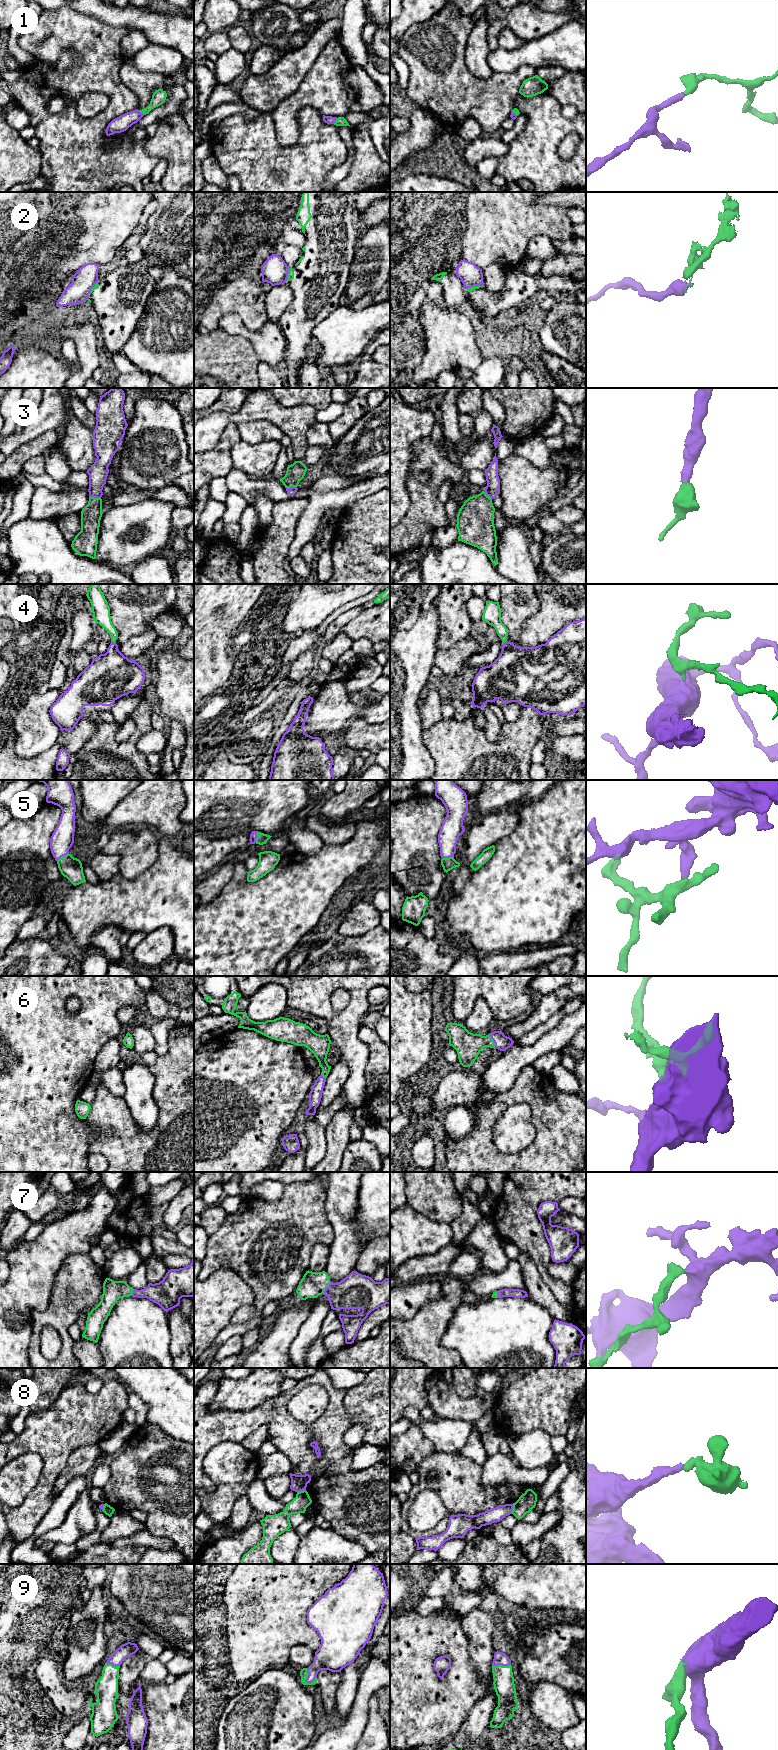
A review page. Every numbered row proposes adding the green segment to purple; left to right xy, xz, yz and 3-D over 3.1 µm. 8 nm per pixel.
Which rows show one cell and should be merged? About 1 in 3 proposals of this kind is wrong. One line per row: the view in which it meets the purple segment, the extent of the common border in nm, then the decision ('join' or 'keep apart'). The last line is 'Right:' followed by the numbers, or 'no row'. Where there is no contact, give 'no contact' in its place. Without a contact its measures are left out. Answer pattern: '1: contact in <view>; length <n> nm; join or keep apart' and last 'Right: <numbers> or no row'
1: contact in xy; length 60 nm; join
2: contact in xz; length 110 nm; keep apart
3: contact in xy; length 100 nm; join
4: contact in xy; length 40 nm; join
5: contact in xy; length 120 nm; join
6: contact in yz; length 130 nm; join
7: contact in xz; length 120 nm; join
8: contact in yz; length 80 nm; keep apart
9: contact in xz; length 140 nm; join
Right: 1, 3, 4, 5, 6, 7, 9

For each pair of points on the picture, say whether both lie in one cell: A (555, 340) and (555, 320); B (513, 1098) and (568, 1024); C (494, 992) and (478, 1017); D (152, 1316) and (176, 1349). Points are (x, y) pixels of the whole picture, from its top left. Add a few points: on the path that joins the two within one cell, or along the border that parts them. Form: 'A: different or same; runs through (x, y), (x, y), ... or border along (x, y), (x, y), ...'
A: same; runs through (556, 335), (556, 325)
B: different; border along (532, 1064), (526, 1065), (520, 1071), (515, 1081)
C: different; border along (466, 1017), (479, 997), (485, 1001), (494, 1017)
D: different; border along (167, 1318), (171, 1357)

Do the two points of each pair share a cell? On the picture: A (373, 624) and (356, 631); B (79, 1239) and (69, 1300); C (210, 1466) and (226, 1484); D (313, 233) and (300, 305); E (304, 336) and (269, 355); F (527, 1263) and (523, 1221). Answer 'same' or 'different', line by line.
A: same
B: different
C: same
D: same
E: different
F: different

